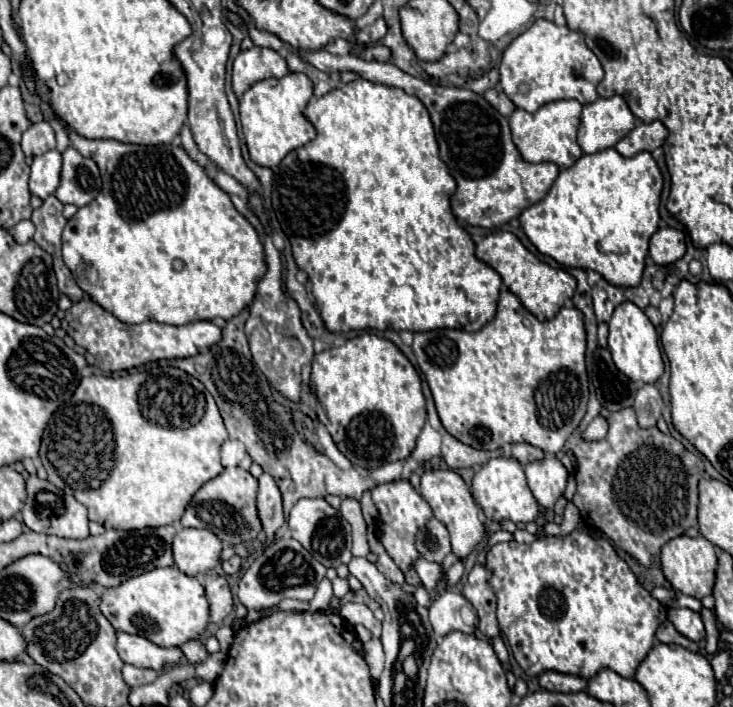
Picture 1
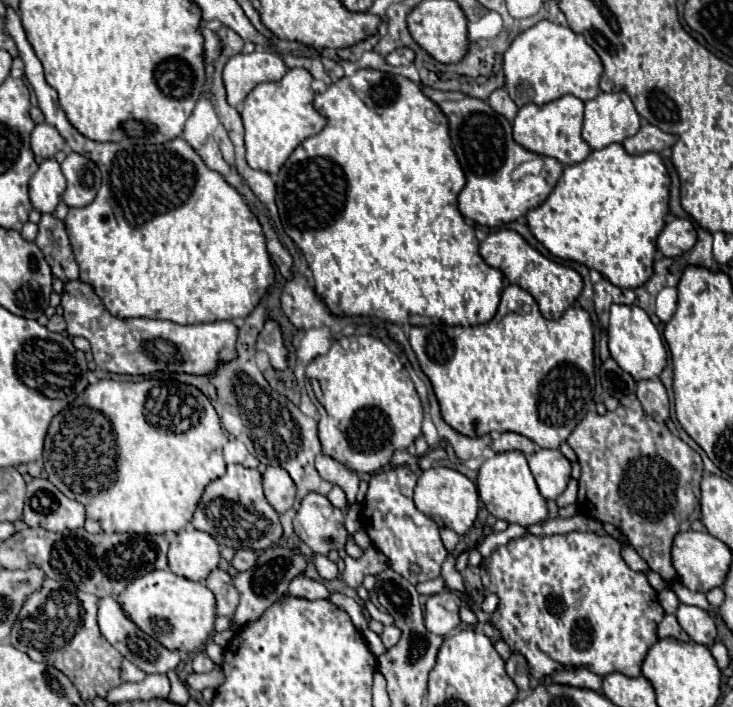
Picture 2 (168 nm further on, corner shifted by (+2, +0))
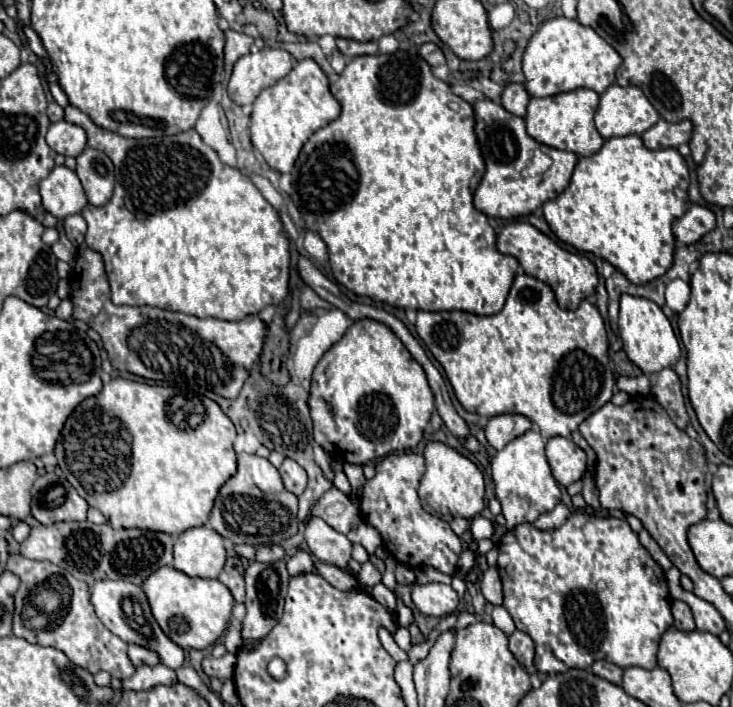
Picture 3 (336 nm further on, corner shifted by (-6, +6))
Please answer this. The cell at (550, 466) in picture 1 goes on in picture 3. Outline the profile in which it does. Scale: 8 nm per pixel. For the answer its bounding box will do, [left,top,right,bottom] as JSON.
[547,436,587,486]

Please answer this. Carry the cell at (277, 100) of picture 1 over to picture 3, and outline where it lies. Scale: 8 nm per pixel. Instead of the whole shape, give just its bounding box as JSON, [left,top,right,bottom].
[251,58,341,172]

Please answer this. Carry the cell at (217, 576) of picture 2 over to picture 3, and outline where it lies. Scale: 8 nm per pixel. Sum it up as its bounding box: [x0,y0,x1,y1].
[219,556,245,602]

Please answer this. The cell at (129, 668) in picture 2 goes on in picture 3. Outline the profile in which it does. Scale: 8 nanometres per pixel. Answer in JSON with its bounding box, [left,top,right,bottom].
[129,644,159,666]

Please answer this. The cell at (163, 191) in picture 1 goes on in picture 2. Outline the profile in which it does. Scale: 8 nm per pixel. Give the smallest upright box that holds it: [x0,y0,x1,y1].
[5,6,275,324]

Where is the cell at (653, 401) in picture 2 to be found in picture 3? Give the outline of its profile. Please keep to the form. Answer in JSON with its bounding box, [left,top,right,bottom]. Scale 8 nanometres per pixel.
[649,368,689,430]

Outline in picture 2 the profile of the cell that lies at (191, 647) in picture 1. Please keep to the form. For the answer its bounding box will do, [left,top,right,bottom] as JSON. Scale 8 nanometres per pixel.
[193,650,213,672]

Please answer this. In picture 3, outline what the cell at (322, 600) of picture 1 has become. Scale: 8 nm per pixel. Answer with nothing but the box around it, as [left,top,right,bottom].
[305,516,353,570]

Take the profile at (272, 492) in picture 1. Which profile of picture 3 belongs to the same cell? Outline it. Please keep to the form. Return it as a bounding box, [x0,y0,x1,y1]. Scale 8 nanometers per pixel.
[279,458,307,496]

